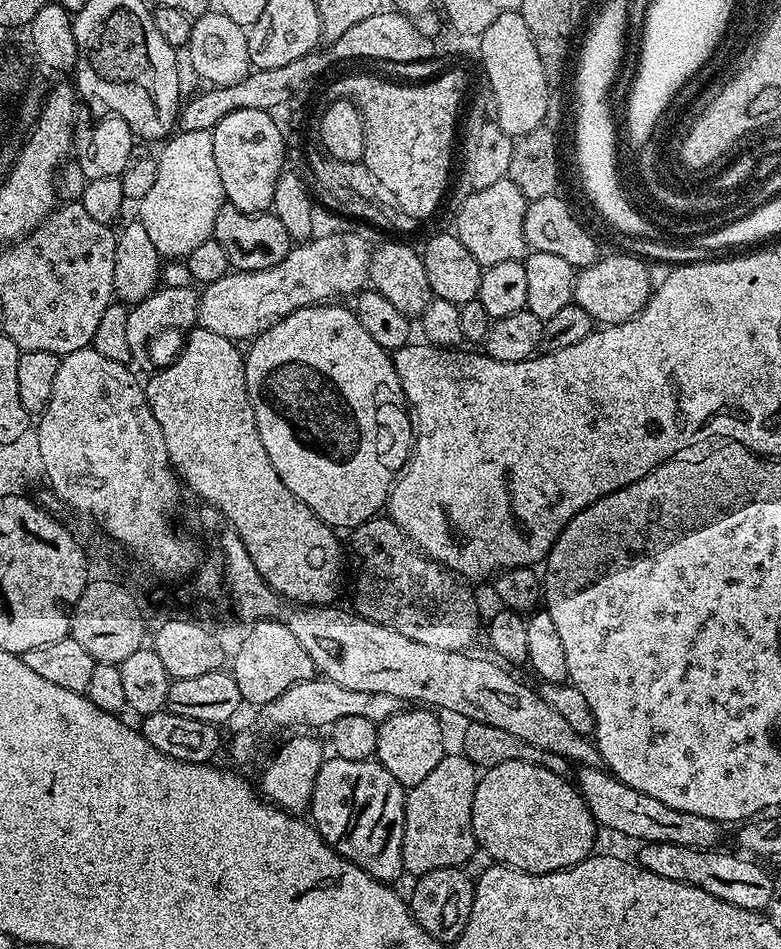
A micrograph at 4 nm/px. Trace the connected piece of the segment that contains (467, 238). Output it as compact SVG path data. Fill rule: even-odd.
M507 178L494 182L494 186L486 186L486 190L469 191L468 197L460 204L456 212L456 228L454 234L474 254L474 258L482 266L506 262L507 260L523 261L529 251L524 237L524 219L529 200Z

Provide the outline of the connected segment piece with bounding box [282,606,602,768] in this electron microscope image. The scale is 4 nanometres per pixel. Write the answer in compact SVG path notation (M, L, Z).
M292 606L289 612L282 616L285 626L290 630L290 634L294 634L294 638L298 638L306 650L306 654L310 654L310 658L314 662L317 673L325 680L333 680L338 682L338 686L347 686L350 690L370 690L370 694L394 694L394 698L398 698L401 702L408 702L416 706L427 706L432 710L441 710L445 708L448 712L453 712L456 716L465 716L465 721L474 724L485 724L486 726L498 726L498 730L506 730L506 734L510 734L514 738L518 738L522 742L526 742L530 746L534 746L538 750L546 750L550 754L562 754L562 758L572 761L573 765L583 766L585 768L601 767L600 751L596 749L595 743L589 737L577 734L577 732L569 726L569 724L554 711L554 706L550 706L550 702L542 699L539 691L535 687L527 688L520 680L515 680L511 676L507 667L501 666L495 659L483 660L480 656L471 656L471 651L451 652L450 650L437 650L434 646L426 646L423 642L414 642L414 638L405 638L402 634L398 634L398 630L390 630L390 626L378 626L378 622L370 622L366 618L356 615L355 611L347 610L343 612L337 606Z

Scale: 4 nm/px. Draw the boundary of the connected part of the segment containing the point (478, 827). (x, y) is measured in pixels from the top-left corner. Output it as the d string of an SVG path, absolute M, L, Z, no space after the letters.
M507 760L487 769L477 779L472 807L472 829L477 845L486 849L497 865L516 868L519 872L533 872L536 876L572 868L593 855L595 848L592 847L596 844L596 832L598 833L596 820L580 795L579 787L565 777L528 760Z

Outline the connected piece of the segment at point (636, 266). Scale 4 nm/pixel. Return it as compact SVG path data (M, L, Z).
M616 252L613 256L597 259L588 268L581 268L576 273L576 285L572 288L575 304L582 306L586 314L597 325L621 324L633 320L646 306L654 291L654 279L641 257L628 252Z

